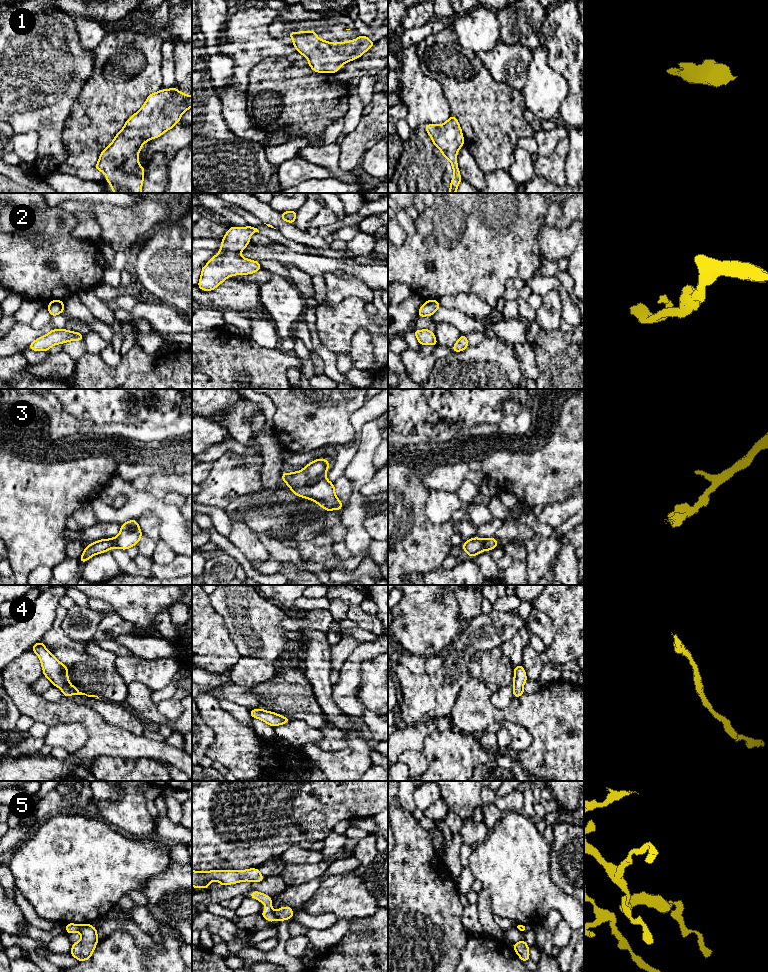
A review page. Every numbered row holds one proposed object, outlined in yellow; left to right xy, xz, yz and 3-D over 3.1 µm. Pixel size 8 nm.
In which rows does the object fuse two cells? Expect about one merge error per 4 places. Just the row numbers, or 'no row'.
5

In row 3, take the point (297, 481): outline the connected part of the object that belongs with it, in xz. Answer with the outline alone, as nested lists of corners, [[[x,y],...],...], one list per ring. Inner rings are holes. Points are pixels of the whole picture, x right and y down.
[[[316,459],[302,470],[282,472],[282,481],[297,496],[316,502],[324,510],[341,511],[342,502],[335,495],[335,486],[326,477],[329,468],[327,459]]]

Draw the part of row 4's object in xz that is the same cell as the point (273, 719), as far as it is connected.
[[[252,709],[249,713],[251,717],[263,720],[271,727],[283,725],[291,721],[289,718],[281,716],[275,712],[266,711],[264,709]]]

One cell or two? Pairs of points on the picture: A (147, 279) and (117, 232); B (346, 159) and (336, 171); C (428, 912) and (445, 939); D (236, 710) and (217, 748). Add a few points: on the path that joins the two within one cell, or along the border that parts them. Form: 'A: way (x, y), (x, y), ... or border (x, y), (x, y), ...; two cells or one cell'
A: border (147, 236), (131, 254); two cells
B: border (340, 143), (339, 166), (345, 170), (353, 170); two cells
C: way (428, 919), (428, 922), (438, 932); one cell
D: border (219, 700), (224, 709), (252, 728); two cells

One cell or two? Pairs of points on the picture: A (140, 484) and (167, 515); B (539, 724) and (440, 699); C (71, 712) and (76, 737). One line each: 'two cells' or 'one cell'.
A: two cells
B: two cells
C: two cells

